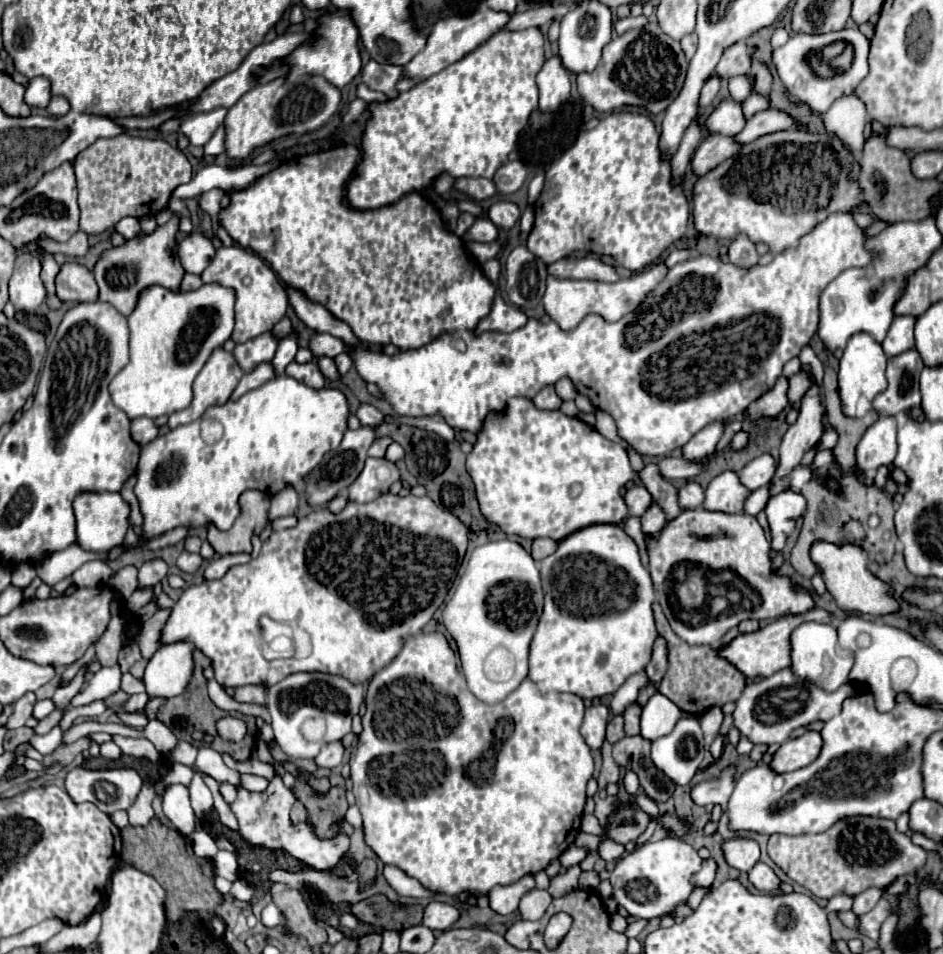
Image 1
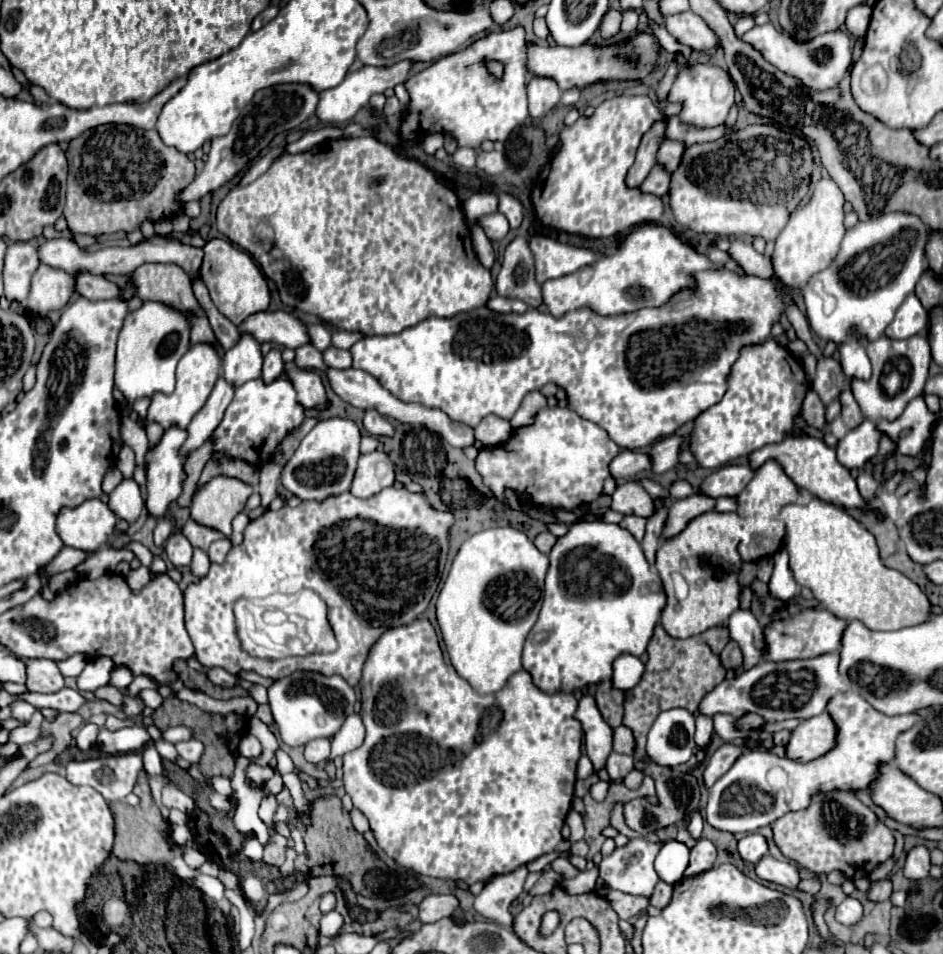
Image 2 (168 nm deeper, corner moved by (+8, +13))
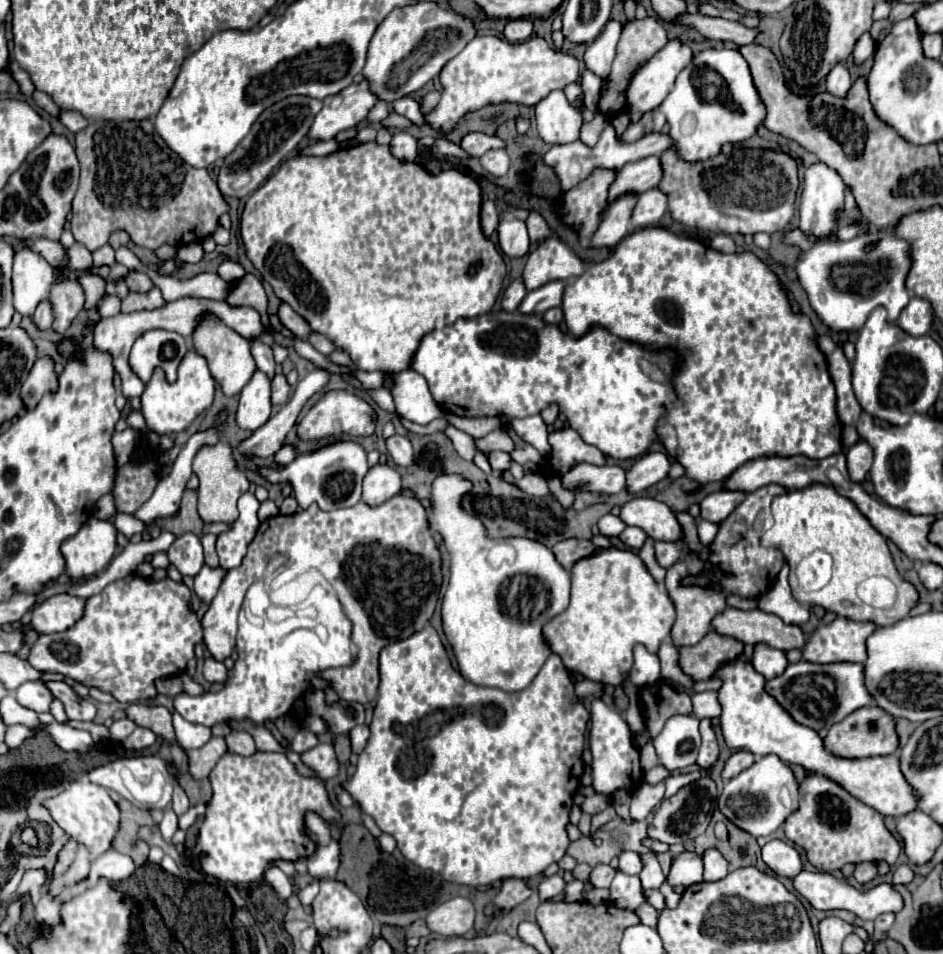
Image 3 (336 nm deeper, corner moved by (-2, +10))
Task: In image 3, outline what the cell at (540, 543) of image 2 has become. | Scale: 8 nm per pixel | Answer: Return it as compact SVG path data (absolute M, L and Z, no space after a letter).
M569 538L569 540L561 540L553 546L553 554L557 558L557 562L569 570L579 558L589 556L595 552L595 546L589 540L579 540L579 538Z

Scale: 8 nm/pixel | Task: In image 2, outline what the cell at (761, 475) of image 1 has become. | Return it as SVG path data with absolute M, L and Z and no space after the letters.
M727 465L713 471L699 487L701 495L719 499L719 497L737 497L745 485L753 479L753 469L749 465Z

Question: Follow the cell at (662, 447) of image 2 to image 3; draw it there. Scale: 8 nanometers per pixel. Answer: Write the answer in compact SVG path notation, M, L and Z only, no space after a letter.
M649 452L641 456L629 470L627 470L627 490L631 494L637 494L659 480L667 478L671 470L669 456L665 452Z

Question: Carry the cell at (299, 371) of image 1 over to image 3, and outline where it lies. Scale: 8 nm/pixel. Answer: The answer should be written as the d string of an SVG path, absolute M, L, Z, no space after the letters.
M329 390L311 406L307 416L299 422L297 434L303 440L319 440L325 436L367 436L373 430L375 430L375 412L365 400L345 390Z

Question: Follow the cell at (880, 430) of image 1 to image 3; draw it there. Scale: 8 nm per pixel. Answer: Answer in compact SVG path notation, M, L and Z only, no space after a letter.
M859 440L857 444L853 444L849 450L847 450L847 468L849 468L849 476L855 480L855 482L863 482L869 468L873 464L873 448Z

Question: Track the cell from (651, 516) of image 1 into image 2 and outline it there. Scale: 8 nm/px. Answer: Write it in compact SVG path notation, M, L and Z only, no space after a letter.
M623 517L623 521L619 523L619 527L627 529L637 541L643 539L643 533L645 533L645 519L643 517Z

